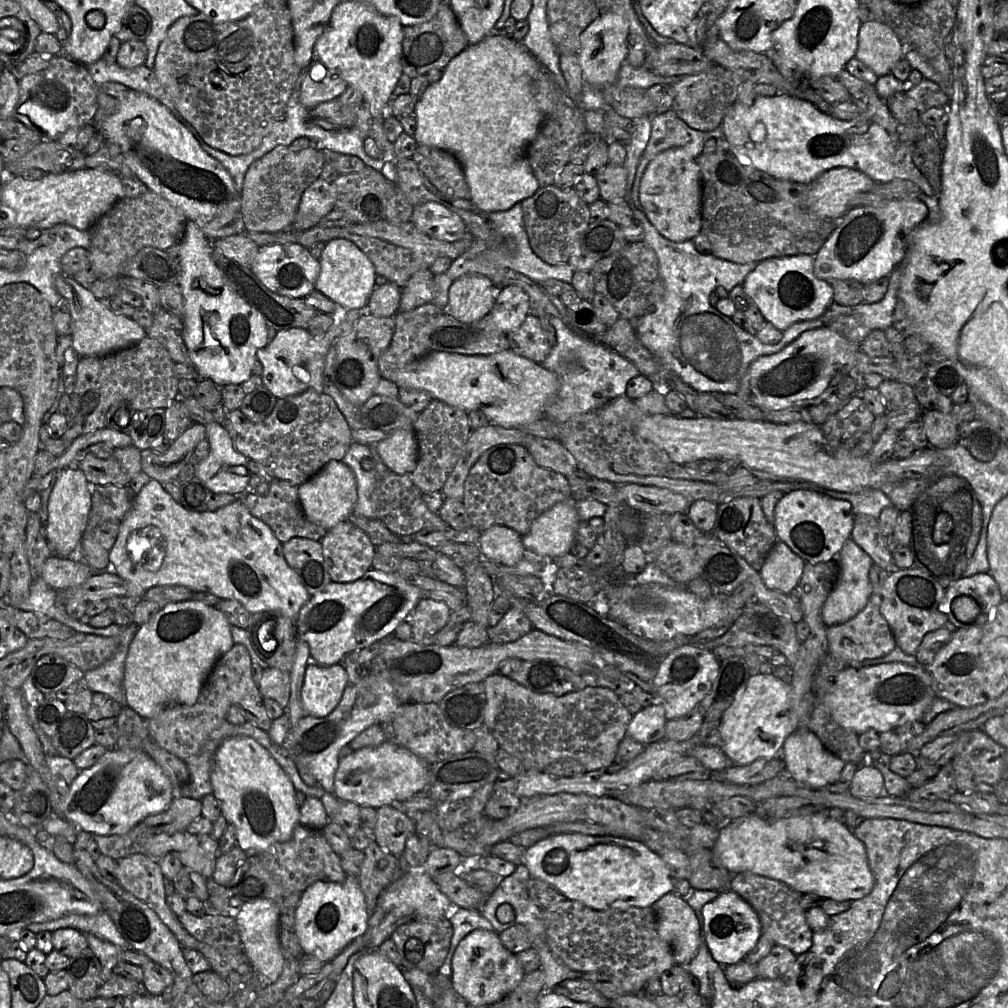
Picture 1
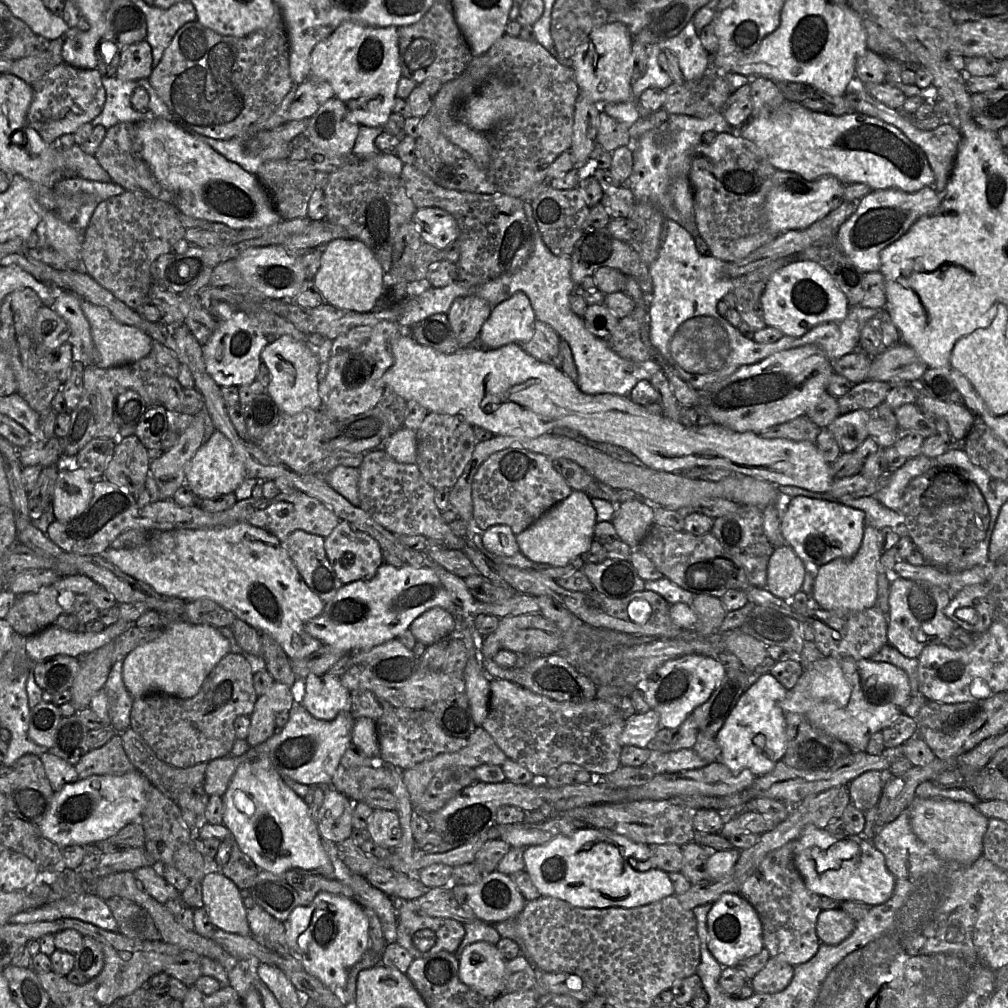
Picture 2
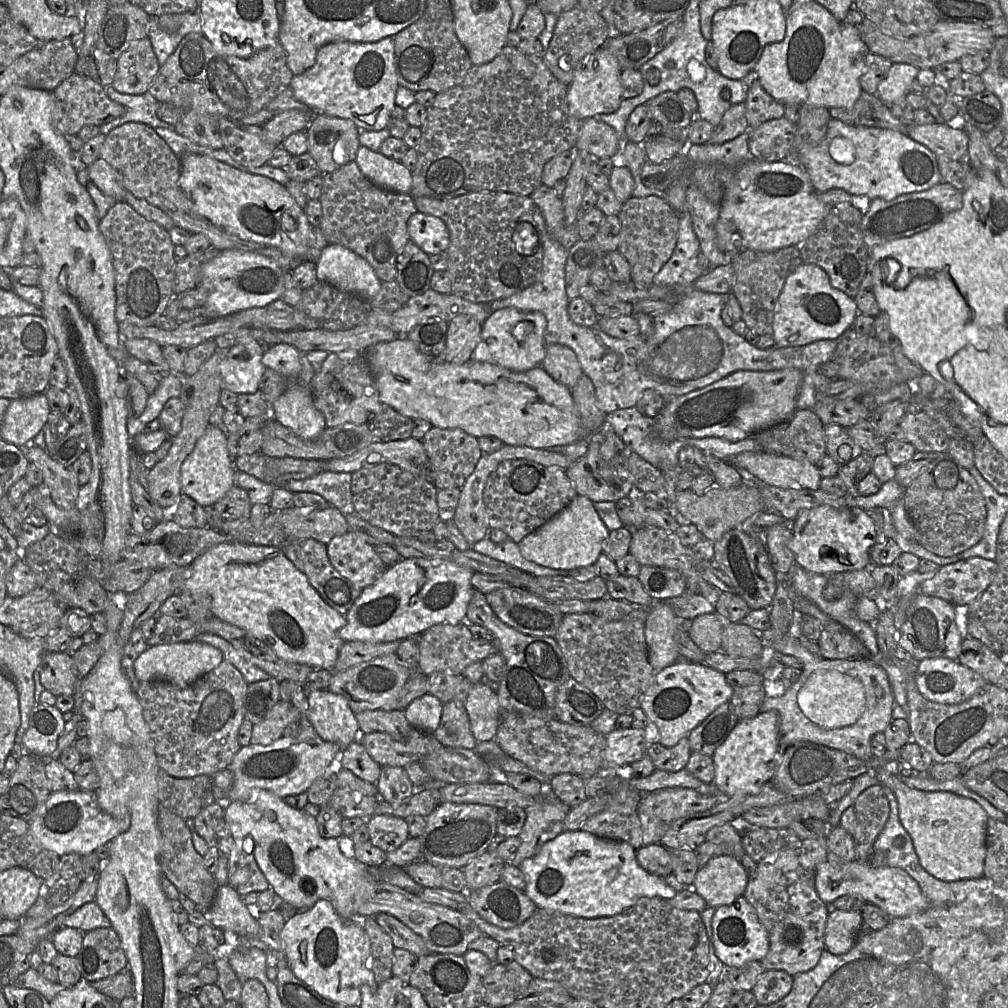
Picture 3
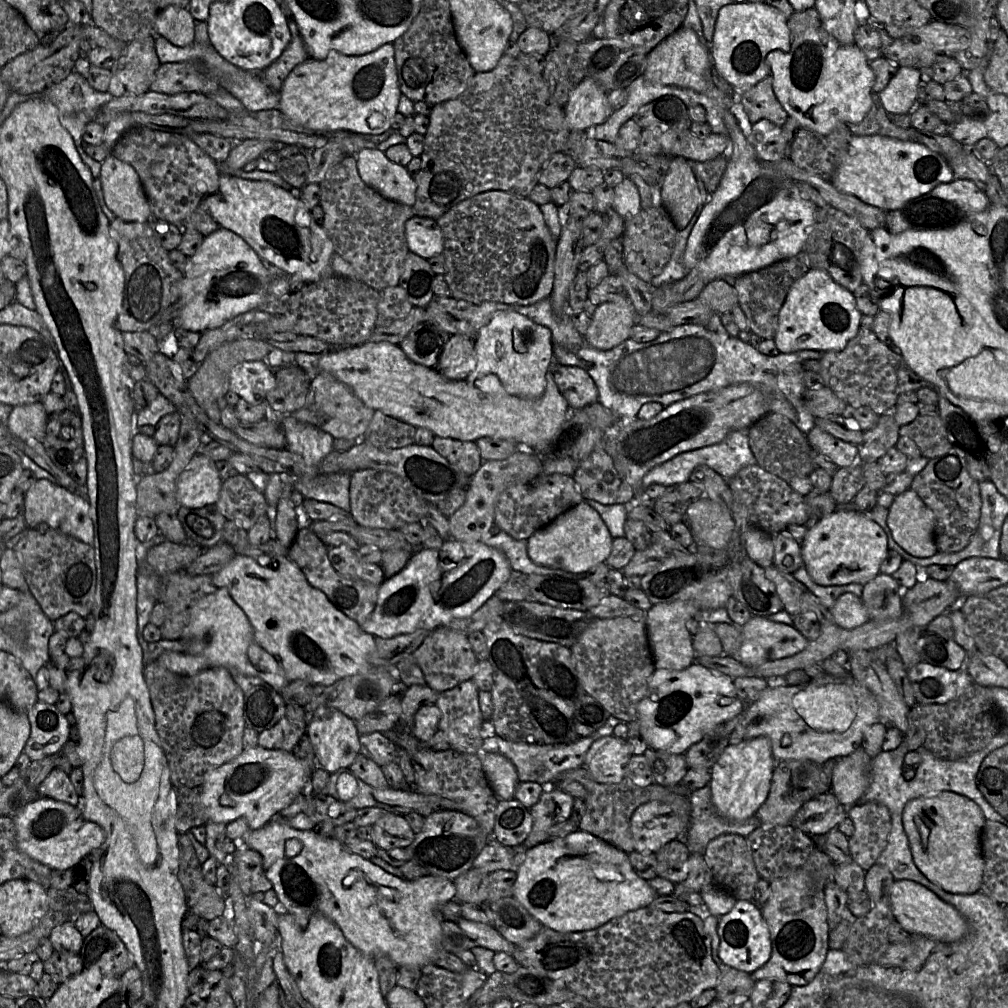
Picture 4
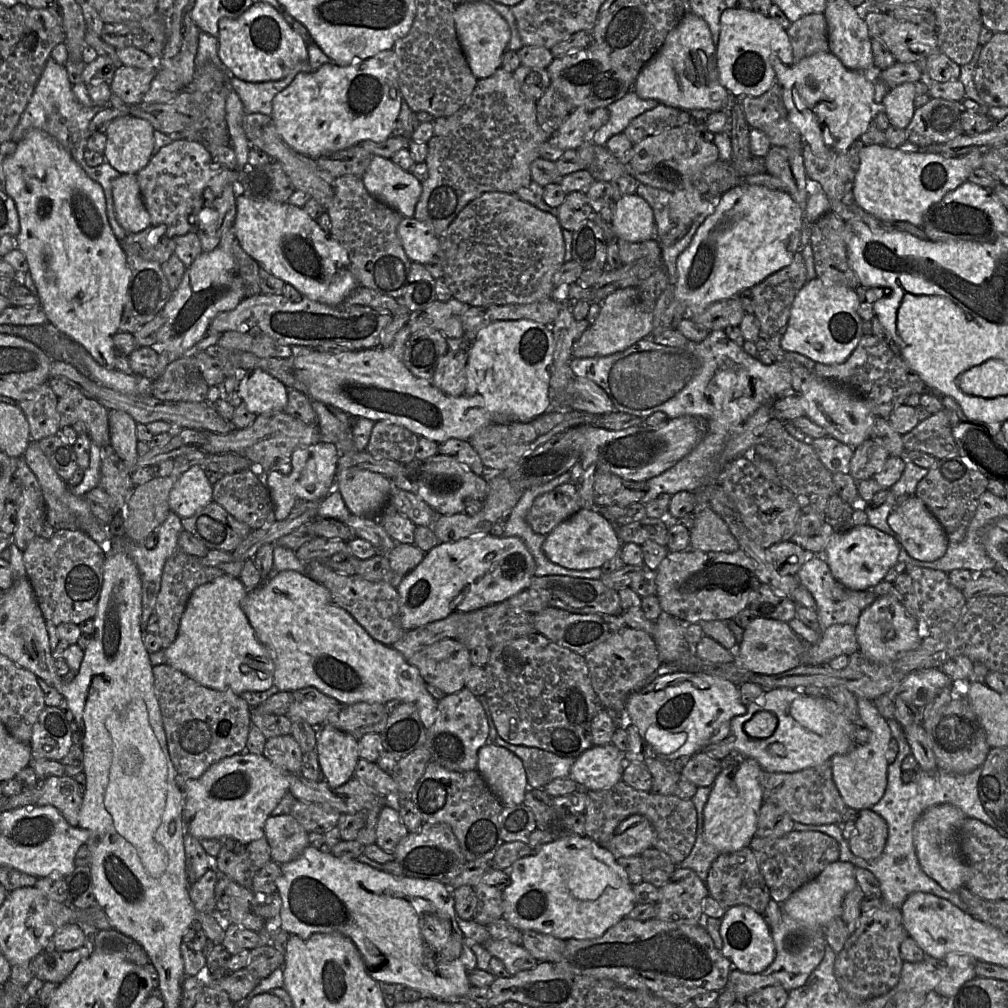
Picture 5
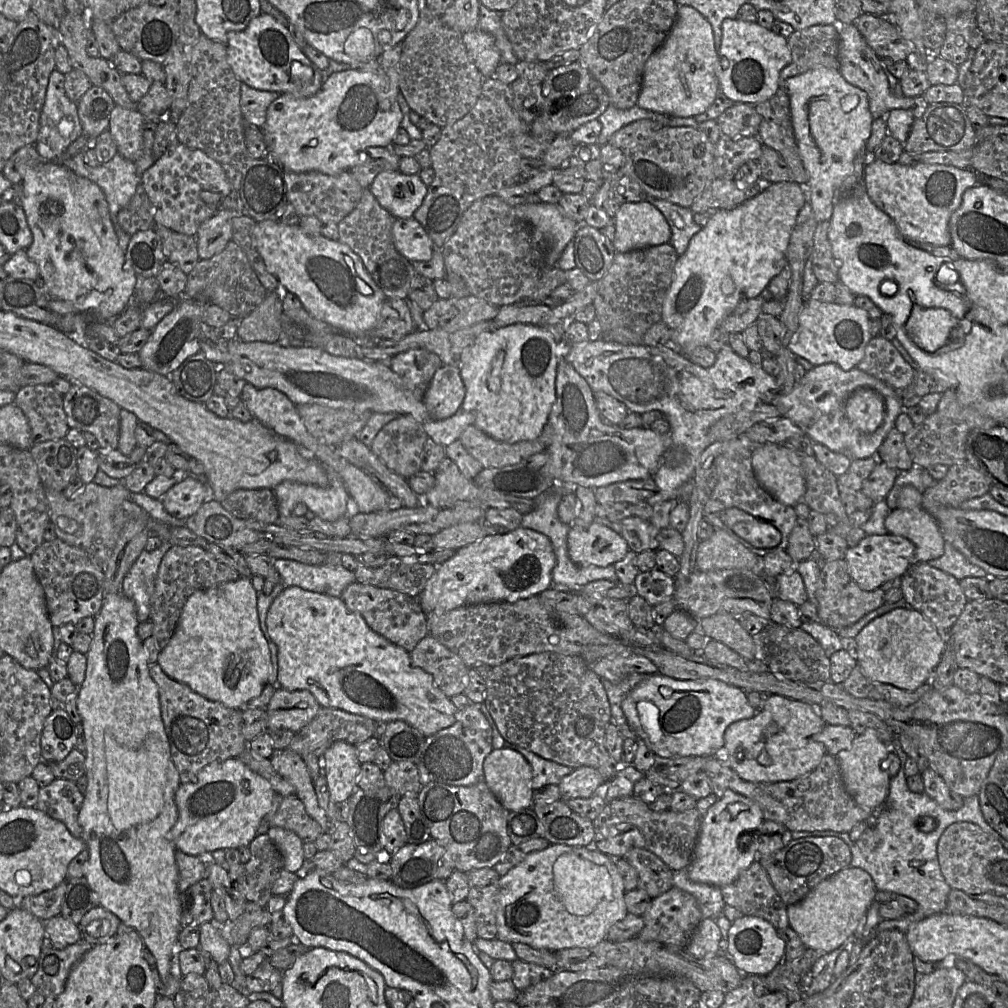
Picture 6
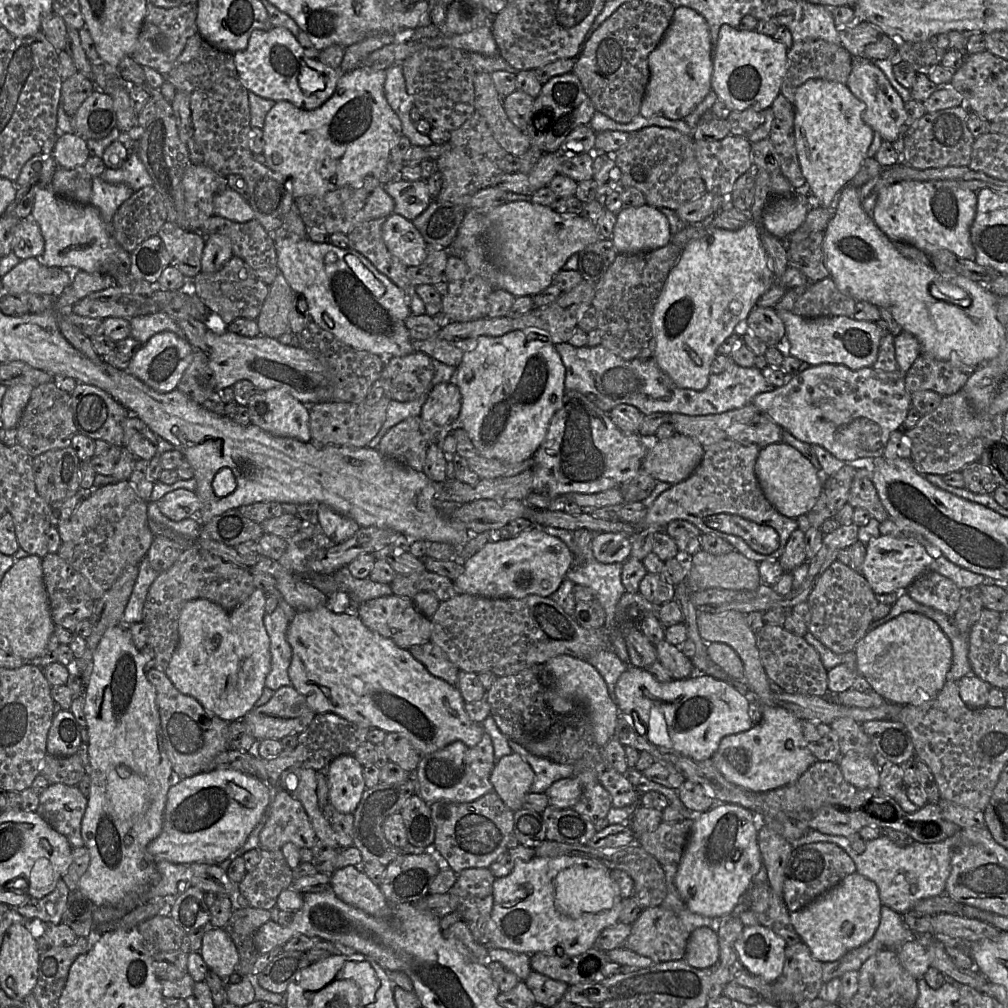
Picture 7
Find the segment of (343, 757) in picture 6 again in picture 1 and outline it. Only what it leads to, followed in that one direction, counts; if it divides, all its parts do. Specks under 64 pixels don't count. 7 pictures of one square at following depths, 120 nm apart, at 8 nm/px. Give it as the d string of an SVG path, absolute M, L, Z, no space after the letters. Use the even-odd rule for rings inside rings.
M310 662L306 668L301 691L306 715L329 715L339 704L348 684L343 664L324 666Z

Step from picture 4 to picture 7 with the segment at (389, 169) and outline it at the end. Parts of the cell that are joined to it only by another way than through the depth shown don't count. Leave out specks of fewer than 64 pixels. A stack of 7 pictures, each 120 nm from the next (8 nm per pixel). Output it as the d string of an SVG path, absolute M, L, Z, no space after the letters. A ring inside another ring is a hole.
M398 180L383 185L394 200L393 213L413 221L422 214L431 202L428 187L423 180Z

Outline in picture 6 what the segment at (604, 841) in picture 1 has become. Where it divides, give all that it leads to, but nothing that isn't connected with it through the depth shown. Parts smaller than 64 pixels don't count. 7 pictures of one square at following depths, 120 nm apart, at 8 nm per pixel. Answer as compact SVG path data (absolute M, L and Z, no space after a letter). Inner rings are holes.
M550 844L527 855L499 881L497 938L504 942L522 942L534 948L557 952L566 948L592 948L607 936L609 929L628 914L625 887L615 858L592 846Z

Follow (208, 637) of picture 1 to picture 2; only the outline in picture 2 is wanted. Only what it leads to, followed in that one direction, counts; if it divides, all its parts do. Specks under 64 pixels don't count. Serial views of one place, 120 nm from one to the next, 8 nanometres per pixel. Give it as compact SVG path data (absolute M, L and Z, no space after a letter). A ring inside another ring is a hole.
M178 622L157 639L130 651L123 659L123 682L133 699L161 692L182 699L195 696L206 677L229 652L230 643L218 628L209 624Z

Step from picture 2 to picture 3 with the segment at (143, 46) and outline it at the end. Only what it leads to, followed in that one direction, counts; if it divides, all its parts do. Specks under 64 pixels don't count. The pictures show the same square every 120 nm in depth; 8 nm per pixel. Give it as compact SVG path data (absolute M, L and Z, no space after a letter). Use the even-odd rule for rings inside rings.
M146 37L129 47L117 59L117 70L111 86L124 94L144 94L159 68L151 41Z

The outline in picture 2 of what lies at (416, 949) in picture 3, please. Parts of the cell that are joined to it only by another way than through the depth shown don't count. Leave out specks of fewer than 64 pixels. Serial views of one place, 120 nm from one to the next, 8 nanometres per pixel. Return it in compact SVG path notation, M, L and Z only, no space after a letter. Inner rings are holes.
M322 839L323 847L333 865L334 879L350 887L362 907L374 910L381 922L387 943L396 943L398 911L394 899L371 886L364 876L351 871L337 853L336 844Z

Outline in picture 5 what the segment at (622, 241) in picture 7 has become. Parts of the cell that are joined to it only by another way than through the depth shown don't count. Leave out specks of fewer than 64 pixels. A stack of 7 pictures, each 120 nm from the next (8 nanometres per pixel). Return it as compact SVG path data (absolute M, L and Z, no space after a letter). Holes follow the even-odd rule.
M637 194L624 195L616 201L612 227L616 241L642 242L656 237L653 210Z

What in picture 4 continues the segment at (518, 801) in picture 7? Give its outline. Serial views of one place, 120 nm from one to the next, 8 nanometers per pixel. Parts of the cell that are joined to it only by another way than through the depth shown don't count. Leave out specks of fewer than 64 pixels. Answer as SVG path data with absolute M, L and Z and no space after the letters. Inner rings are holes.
M481 753L482 765L487 780L499 800L514 799L520 782L514 764L498 753Z

